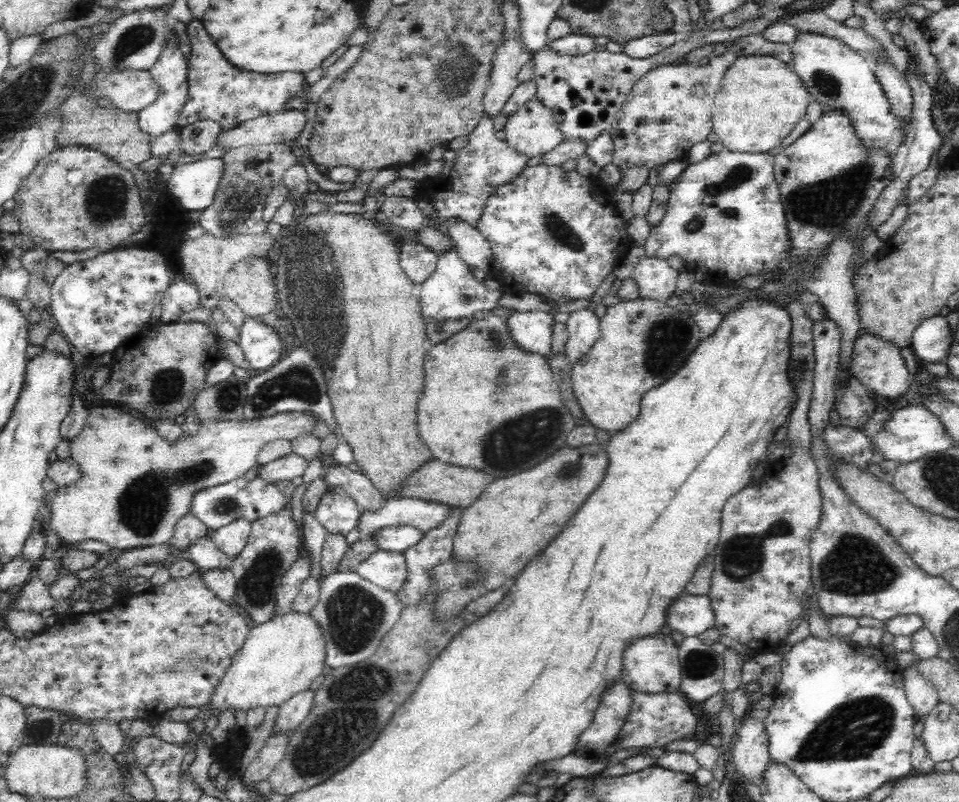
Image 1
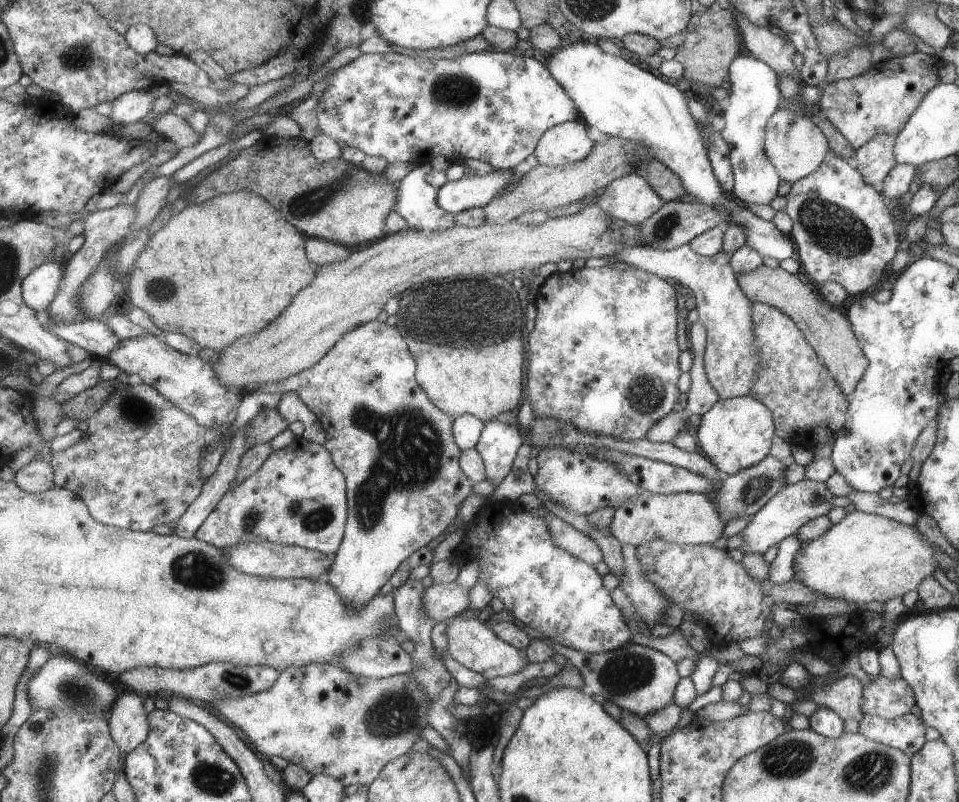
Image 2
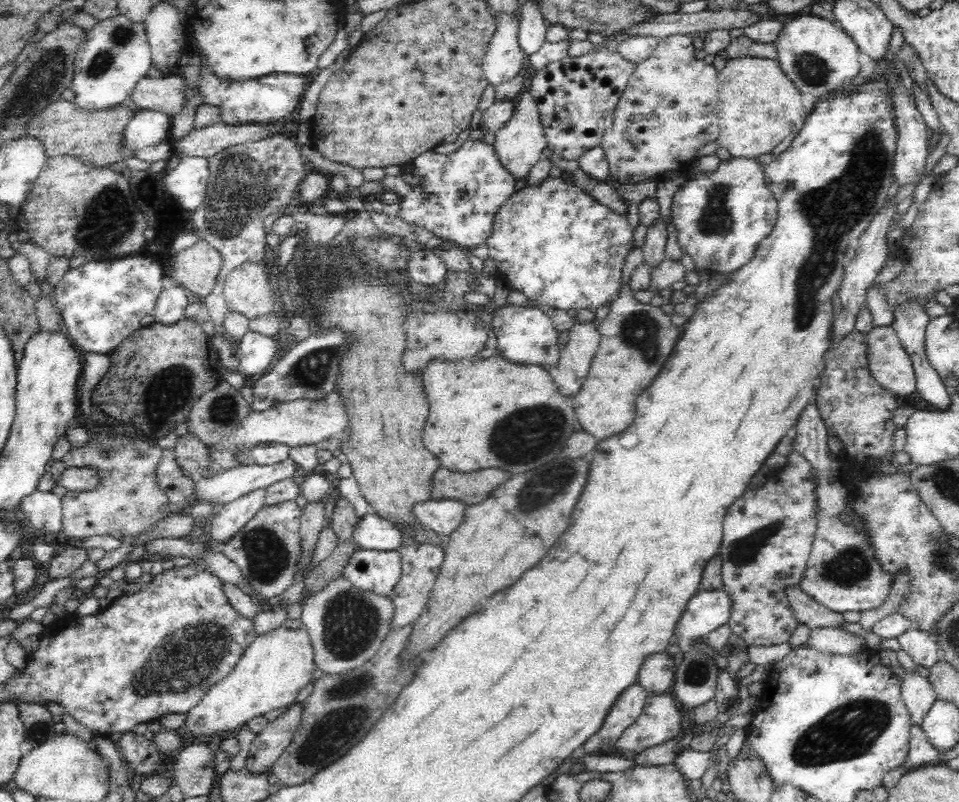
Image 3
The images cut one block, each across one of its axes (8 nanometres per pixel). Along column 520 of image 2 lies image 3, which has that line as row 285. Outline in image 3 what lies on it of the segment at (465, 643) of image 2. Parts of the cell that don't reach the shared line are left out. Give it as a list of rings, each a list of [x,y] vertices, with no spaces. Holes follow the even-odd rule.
[[[668,258],[662,260],[656,266],[648,264],[648,268],[650,268],[650,288],[648,290],[652,292],[650,304],[652,306],[662,306],[664,300],[658,298],[656,292],[664,290],[664,288],[672,288],[676,282],[682,282],[686,278],[686,268],[680,264],[680,260],[674,262],[674,260],[668,260]]]

